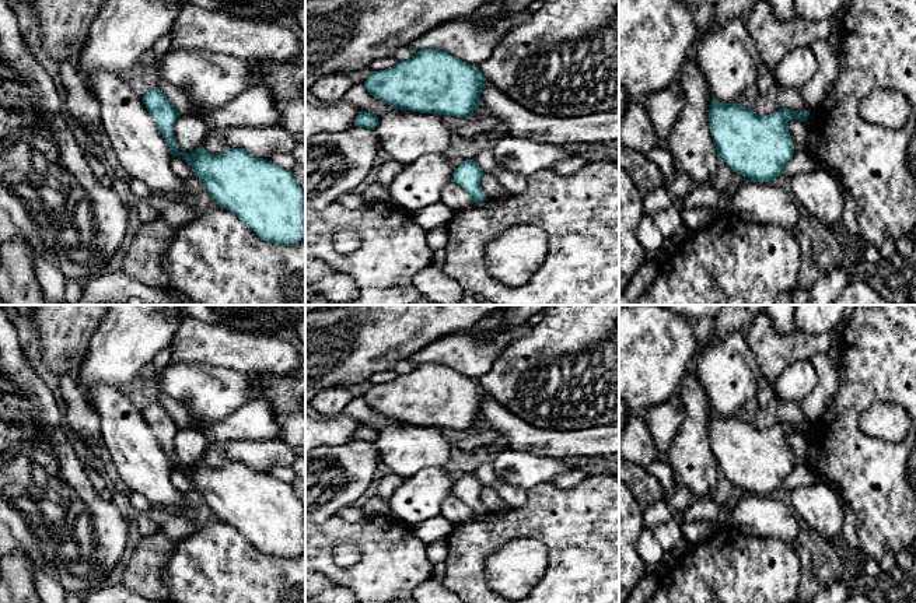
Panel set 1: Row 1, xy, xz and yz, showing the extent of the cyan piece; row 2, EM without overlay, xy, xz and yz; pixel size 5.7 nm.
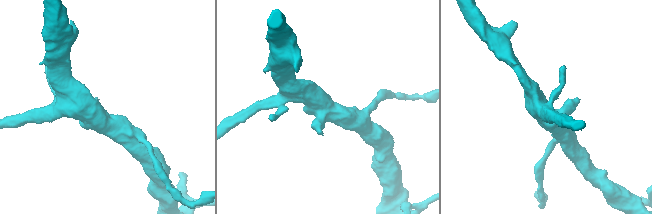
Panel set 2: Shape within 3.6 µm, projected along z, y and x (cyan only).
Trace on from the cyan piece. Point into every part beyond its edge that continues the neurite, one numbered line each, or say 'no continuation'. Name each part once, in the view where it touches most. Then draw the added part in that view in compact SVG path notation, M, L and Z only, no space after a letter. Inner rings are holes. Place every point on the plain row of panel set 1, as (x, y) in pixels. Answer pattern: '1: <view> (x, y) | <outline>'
no continuation

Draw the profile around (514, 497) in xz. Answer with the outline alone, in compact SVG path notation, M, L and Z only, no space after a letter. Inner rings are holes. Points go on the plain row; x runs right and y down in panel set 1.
M483 463L479 466L473 474L479 478L479 481L489 488L497 491L500 498L510 506L517 508L525 505L528 495L527 491L514 485L510 485L500 480L494 473L492 463Z

